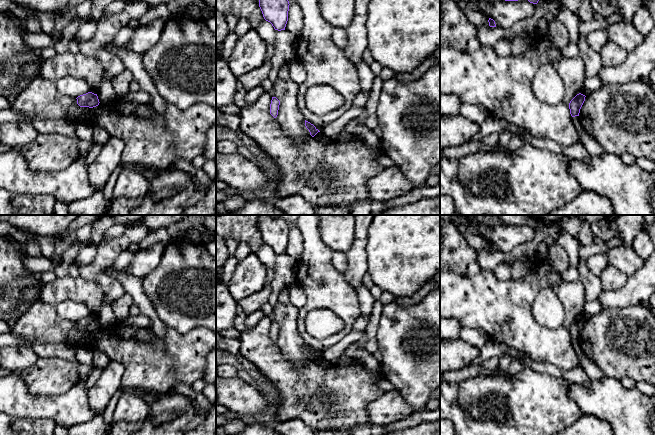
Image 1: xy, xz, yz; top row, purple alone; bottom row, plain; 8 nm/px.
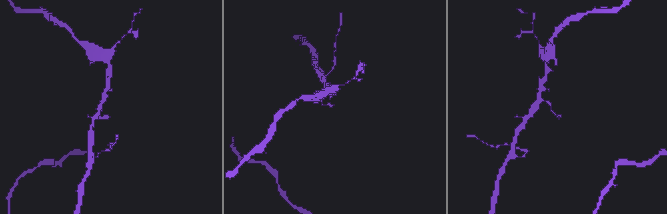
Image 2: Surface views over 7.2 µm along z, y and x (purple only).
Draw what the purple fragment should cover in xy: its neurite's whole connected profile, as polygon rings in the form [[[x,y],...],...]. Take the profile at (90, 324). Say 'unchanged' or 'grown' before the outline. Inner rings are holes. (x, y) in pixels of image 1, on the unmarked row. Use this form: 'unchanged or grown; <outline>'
unchanged; [[[92,316],[80,319],[76,323],[77,323],[77,328],[80,331],[93,332],[98,330],[100,327],[97,318],[94,318]]]

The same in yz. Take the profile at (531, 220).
unchanged; [[[493,215],[498,219],[498,223],[505,225],[528,224],[537,228],[540,221],[534,215]]]

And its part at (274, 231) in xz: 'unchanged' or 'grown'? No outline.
unchanged

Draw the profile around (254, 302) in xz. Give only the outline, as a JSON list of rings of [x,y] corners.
[[[271,284],[268,286],[264,286],[262,290],[253,294],[245,299],[241,299],[238,301],[238,305],[242,308],[246,316],[251,313],[260,310],[260,308],[268,303],[269,297],[272,293]]]

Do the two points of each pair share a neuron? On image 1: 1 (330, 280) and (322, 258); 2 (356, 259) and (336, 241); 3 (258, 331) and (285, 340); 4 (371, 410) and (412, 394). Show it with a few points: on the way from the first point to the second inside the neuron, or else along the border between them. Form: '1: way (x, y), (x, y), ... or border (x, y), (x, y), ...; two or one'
1: way (325, 275), (322, 272), (322, 263); one
2: border (355, 228), (353, 243), (345, 252); two
3: border (275, 342), (289, 361); two
4: border (394, 389), (410, 407), (412, 413); two

